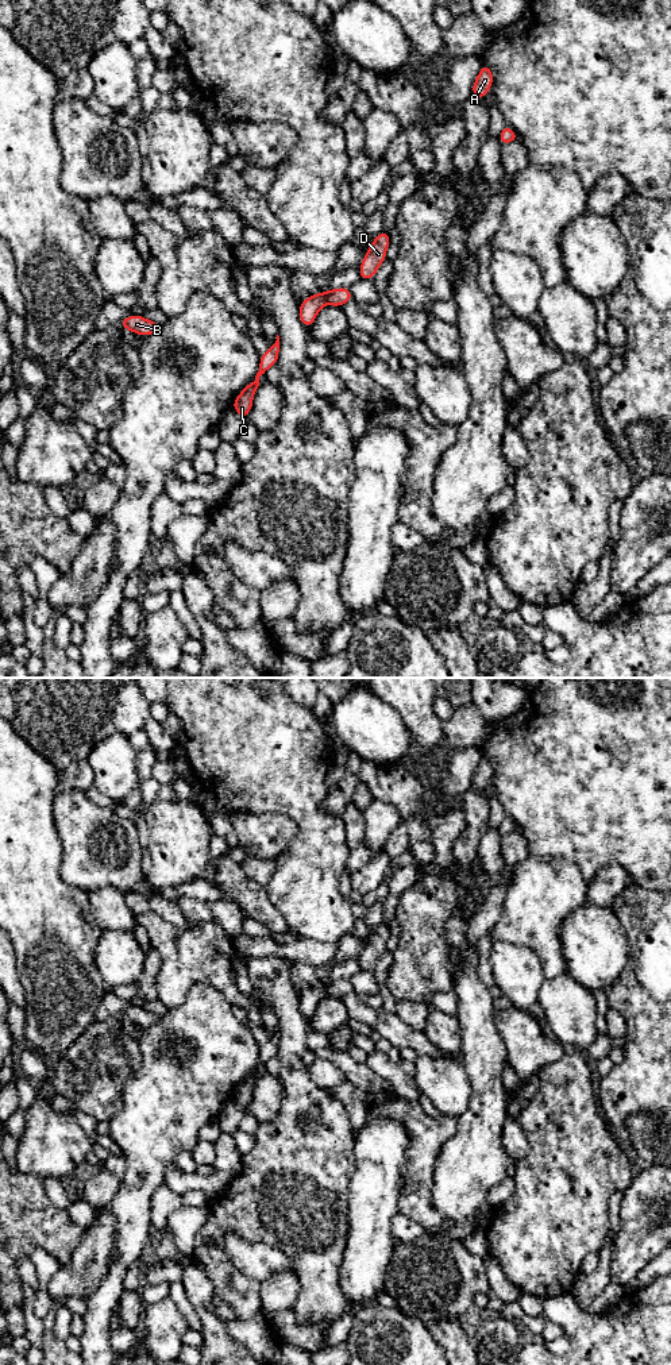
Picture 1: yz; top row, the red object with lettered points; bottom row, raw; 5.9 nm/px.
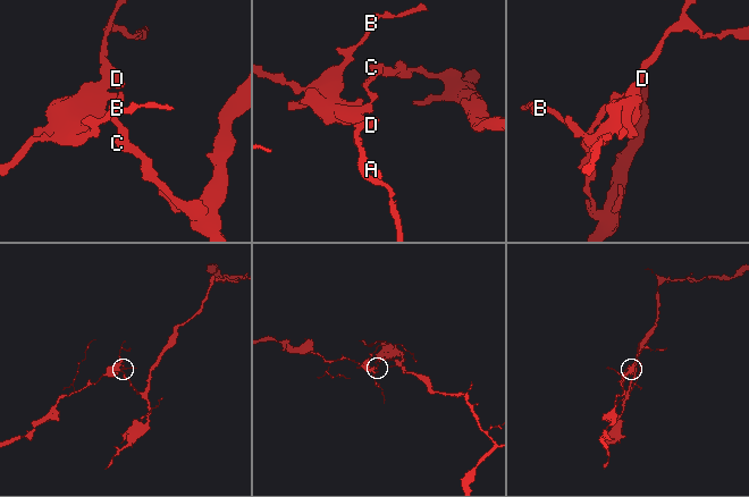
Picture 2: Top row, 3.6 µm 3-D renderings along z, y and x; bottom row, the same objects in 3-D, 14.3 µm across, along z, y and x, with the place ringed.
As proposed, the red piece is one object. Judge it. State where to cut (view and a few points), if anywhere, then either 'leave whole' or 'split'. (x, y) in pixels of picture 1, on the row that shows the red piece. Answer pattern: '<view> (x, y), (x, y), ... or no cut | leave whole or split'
yz (328, 292), (326, 303) | split

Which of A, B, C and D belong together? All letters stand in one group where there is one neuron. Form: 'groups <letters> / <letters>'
groups A B D / C

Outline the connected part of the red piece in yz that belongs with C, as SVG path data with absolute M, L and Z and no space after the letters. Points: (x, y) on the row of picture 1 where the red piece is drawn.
M277 335L275 343L261 355L259 371L255 375L255 381L243 387L242 393L235 398L232 408L244 419L252 408L252 400L255 390L263 383L259 377L265 374L271 366L277 365L279 355L279 336Z

